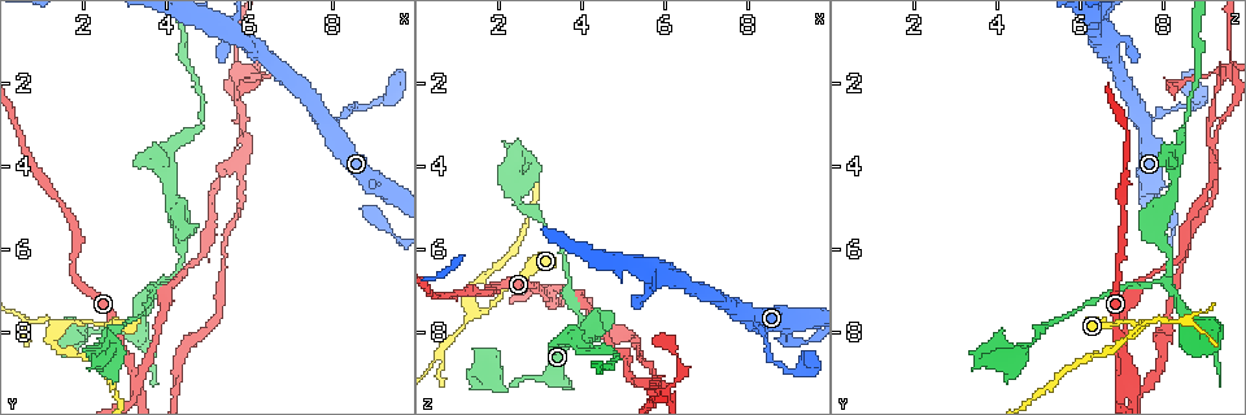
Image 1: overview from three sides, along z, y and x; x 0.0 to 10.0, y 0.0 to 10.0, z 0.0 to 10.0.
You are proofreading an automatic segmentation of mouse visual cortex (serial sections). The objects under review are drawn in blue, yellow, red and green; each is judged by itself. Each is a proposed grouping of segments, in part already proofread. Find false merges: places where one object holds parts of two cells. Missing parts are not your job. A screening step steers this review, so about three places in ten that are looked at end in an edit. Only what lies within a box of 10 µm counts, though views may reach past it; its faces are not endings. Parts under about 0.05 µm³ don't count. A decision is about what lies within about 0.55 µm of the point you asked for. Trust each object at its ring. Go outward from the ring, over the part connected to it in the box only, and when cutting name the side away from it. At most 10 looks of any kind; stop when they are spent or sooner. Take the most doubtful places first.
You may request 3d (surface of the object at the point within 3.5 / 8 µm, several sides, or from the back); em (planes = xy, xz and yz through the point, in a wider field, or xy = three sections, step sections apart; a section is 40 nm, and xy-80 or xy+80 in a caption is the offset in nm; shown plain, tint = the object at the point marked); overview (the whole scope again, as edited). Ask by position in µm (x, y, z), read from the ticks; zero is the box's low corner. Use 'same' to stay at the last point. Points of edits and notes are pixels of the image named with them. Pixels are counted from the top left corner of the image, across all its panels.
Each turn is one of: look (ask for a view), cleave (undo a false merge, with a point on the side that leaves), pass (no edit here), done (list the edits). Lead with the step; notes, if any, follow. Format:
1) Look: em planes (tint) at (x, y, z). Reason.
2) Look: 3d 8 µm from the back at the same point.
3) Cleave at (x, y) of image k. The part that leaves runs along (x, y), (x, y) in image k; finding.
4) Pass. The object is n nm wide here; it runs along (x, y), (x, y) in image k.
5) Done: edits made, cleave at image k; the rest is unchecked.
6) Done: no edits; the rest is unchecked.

Look: 3d 3.5 µm at (3.20, 8.85, 7.15). Sharp bend.

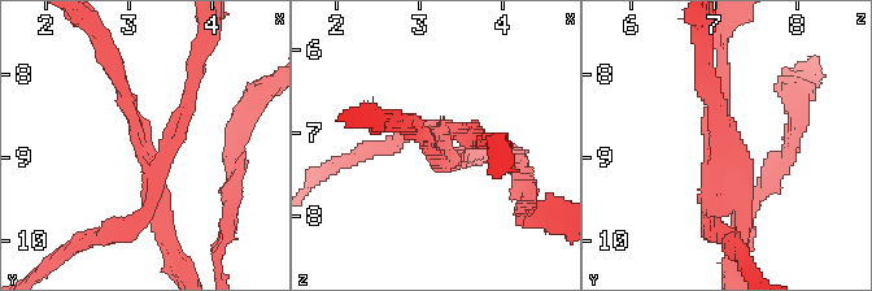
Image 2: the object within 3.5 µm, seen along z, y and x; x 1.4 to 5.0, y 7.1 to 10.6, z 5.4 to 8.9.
Look: em xy step 3 (tint) at (3.20, 8.90, 7.20).

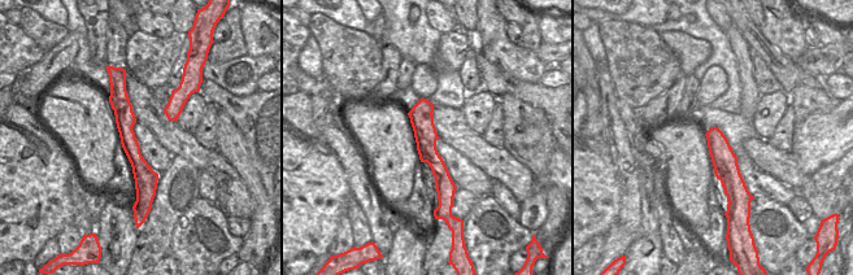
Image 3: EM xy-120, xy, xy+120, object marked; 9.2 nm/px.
Look: em xy step 5 (tint) at the same point. Another direction.

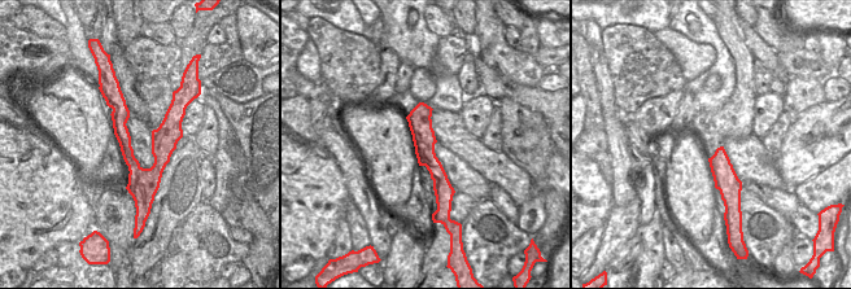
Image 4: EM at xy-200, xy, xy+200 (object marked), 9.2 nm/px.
Cleave at (125, 226) of image 2. The arms are 200, 200, 200, 200 nm wide; the part that leaves runs along (152, 169), (177, 142), (196, 57) in image 2; two cells meet here.

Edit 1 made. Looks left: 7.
Look: 3d 3.5 µm at (1.65, 7.90, 7.60). Three-way junction.

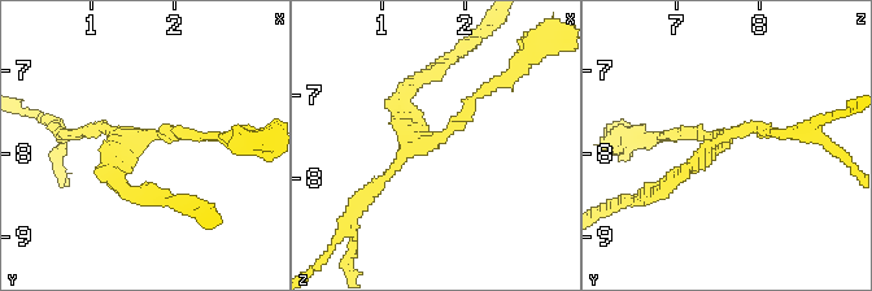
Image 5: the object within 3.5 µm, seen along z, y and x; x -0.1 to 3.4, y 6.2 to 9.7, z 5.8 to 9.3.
Look: em xy step 3 (tint) at (1.65, 7.80, 7.55). 3 arms meet here; the arms are 150, 150, 150 nm wide; need the tissue.

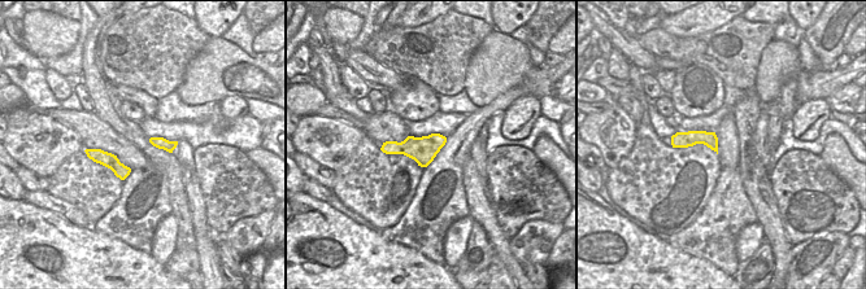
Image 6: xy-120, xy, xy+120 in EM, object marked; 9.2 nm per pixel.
Pass. The object is 240 nm wide here; it runs along (205, 137), (149, 137), (113, 156), (117, 185) in image 5; all the same cell.

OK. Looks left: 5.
Look: overview.

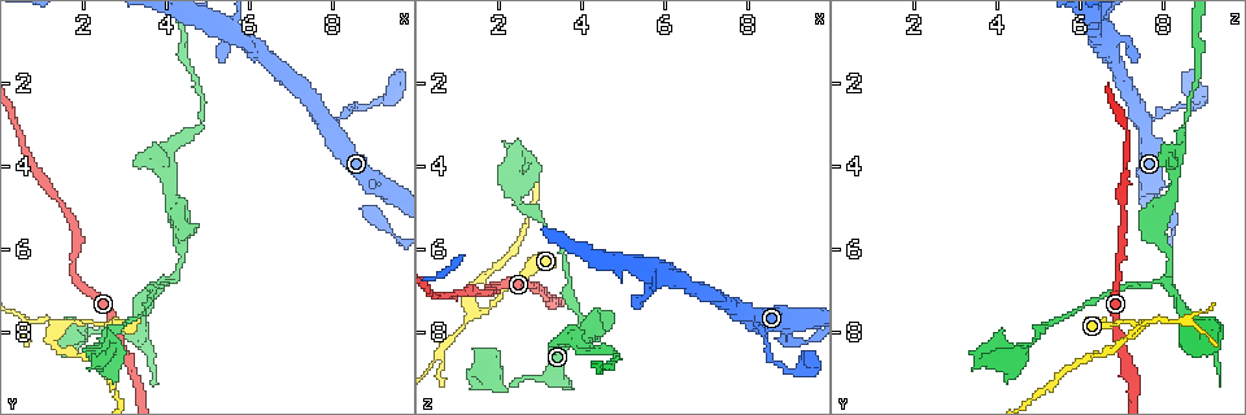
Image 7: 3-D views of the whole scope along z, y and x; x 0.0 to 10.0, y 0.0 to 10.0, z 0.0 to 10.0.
Look: 3d 3.5 µm at (3.95, 6.80, 8.15). Sharp bend.

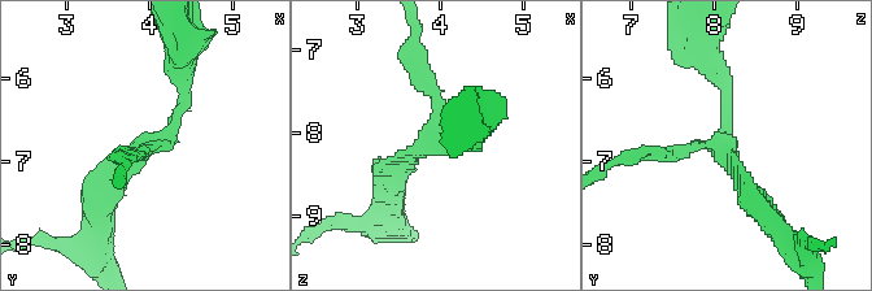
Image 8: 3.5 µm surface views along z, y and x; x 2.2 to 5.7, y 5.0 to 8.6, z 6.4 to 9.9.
Pass. 3 arms meet here; the arms are 150, 150, 250 nm wide; it runs along (97, 208), (170, 133), (186, 81) in image 8; continuous, no second cell.

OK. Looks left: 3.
Look: em xy step 5 (tint) at (2.45, 8.60, 4.50). Thick turns thin.

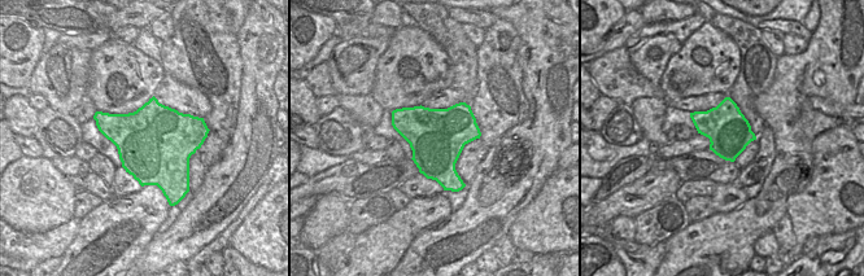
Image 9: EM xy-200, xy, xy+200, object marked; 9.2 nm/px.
Look: 3d 3.5 µm at the same point. See where the arms go.

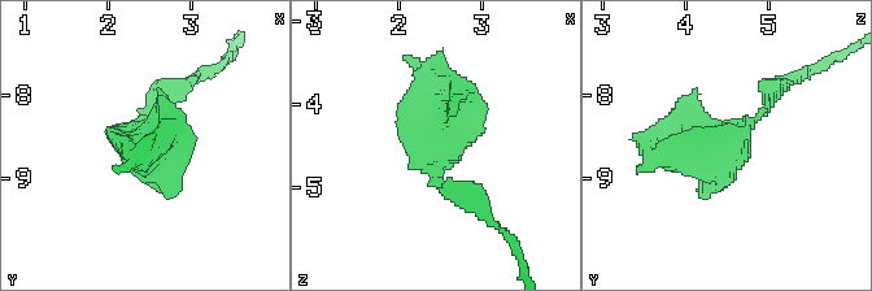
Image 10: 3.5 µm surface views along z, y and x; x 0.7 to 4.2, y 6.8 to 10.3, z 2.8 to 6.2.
Pass. All the same cell.

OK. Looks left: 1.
Done: edits made, cleave at image 2; the rest is unchecked.

